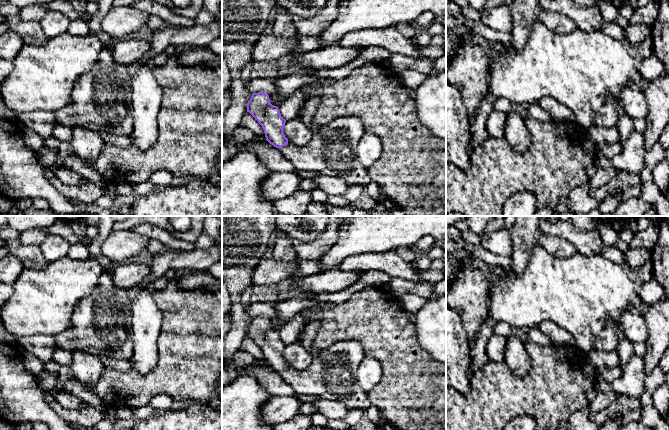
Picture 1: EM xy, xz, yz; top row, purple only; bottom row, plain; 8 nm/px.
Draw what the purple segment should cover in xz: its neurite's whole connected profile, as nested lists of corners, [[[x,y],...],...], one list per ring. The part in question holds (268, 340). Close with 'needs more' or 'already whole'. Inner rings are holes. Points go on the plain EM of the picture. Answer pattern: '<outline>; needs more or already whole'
[[[258,316],[253,317],[247,327],[249,336],[262,350],[266,364],[274,371],[279,372],[283,380],[300,395],[315,395],[331,401],[342,401],[347,410],[362,409],[364,411],[371,405],[368,392],[363,391],[356,381],[356,370],[365,358],[364,348],[359,341],[339,340],[313,357],[312,363],[303,370],[288,367],[283,352],[286,344],[281,340],[277,330],[270,327],[269,319]]]; needs more

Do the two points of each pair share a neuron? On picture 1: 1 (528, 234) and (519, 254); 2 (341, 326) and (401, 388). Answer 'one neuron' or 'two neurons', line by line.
1: one neuron
2: one neuron

